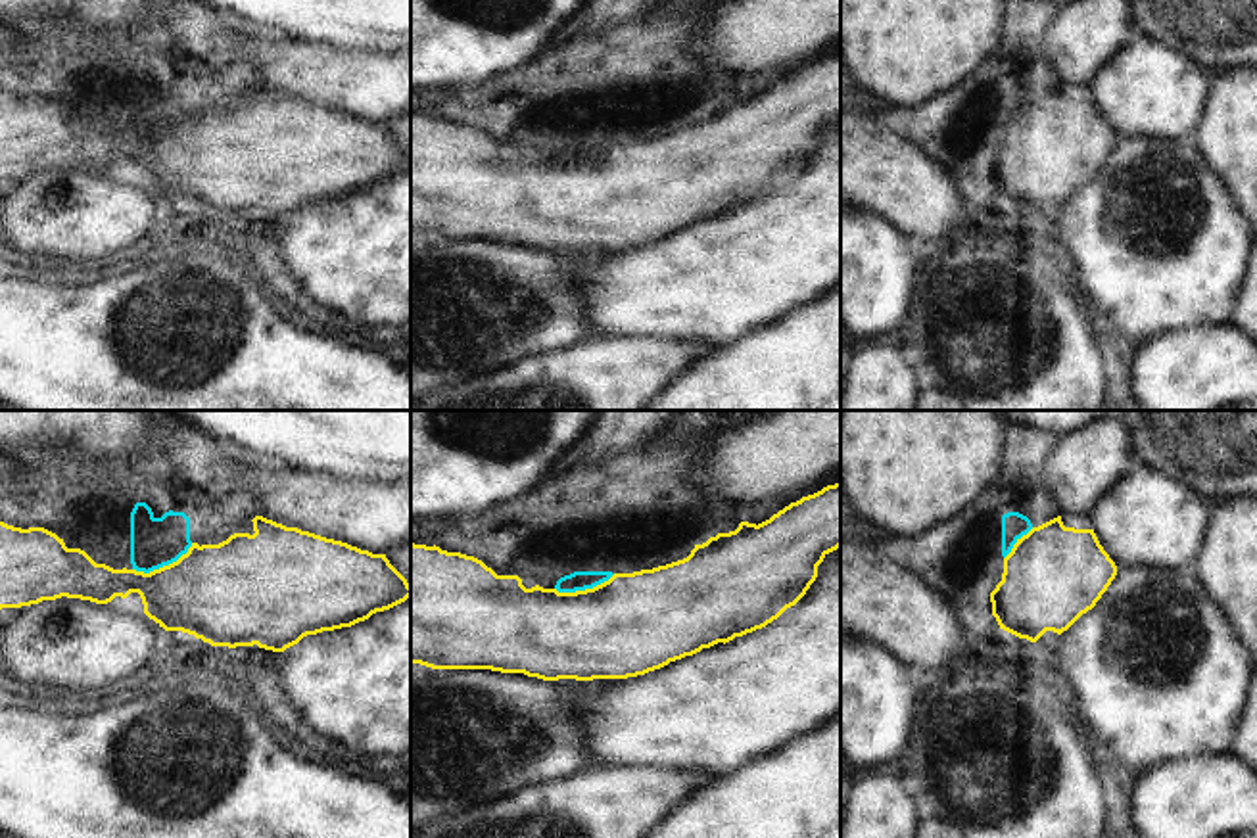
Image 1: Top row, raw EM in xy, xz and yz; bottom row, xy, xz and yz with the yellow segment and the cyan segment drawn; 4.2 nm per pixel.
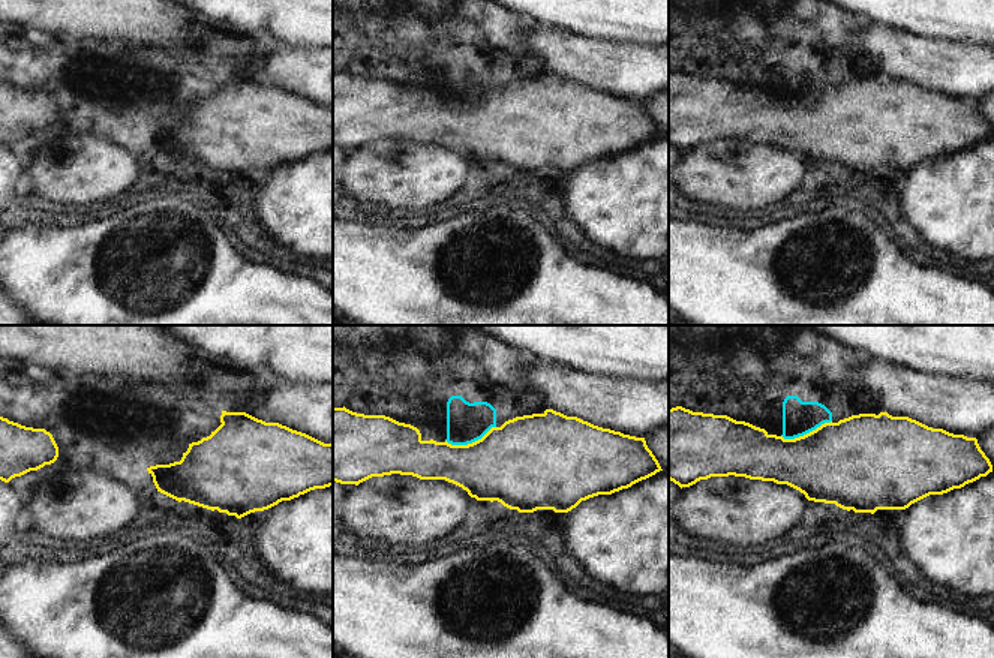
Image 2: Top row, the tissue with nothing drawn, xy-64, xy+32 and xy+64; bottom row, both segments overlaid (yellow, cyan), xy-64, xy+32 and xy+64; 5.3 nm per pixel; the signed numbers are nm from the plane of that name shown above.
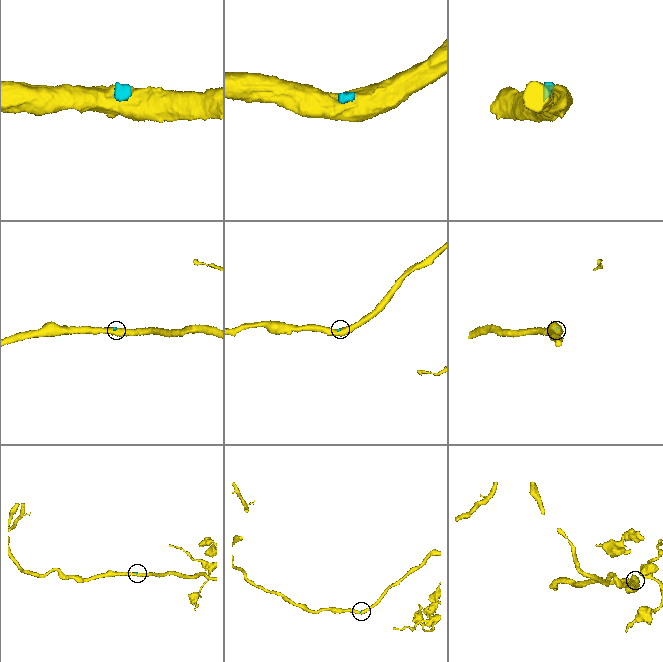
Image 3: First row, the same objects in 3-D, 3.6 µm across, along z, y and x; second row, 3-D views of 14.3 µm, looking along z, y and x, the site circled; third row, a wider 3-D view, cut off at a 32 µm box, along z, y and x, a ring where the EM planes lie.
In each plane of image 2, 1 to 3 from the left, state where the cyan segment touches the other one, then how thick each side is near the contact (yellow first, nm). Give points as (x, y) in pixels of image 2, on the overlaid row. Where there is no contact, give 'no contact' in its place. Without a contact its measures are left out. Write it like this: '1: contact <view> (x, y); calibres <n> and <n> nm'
1: no contact
2: contact xy+32 (470, 444); calibres 420 and 220 nm
3: contact xy+64 (807, 433); calibres 440 and 180 nm

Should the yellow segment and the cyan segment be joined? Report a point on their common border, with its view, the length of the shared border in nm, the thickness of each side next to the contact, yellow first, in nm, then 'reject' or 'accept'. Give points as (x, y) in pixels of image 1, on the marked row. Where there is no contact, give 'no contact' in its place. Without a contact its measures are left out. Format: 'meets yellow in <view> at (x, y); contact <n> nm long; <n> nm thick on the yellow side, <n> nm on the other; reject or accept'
meets yellow in xy at (164, 566); contact 280 nm long; 400 nm thick on the yellow side, 200 nm on the other; accept

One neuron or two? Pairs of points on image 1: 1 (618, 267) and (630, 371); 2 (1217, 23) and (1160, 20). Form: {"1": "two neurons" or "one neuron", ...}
{"1": "two neurons", "2": "one neuron"}

